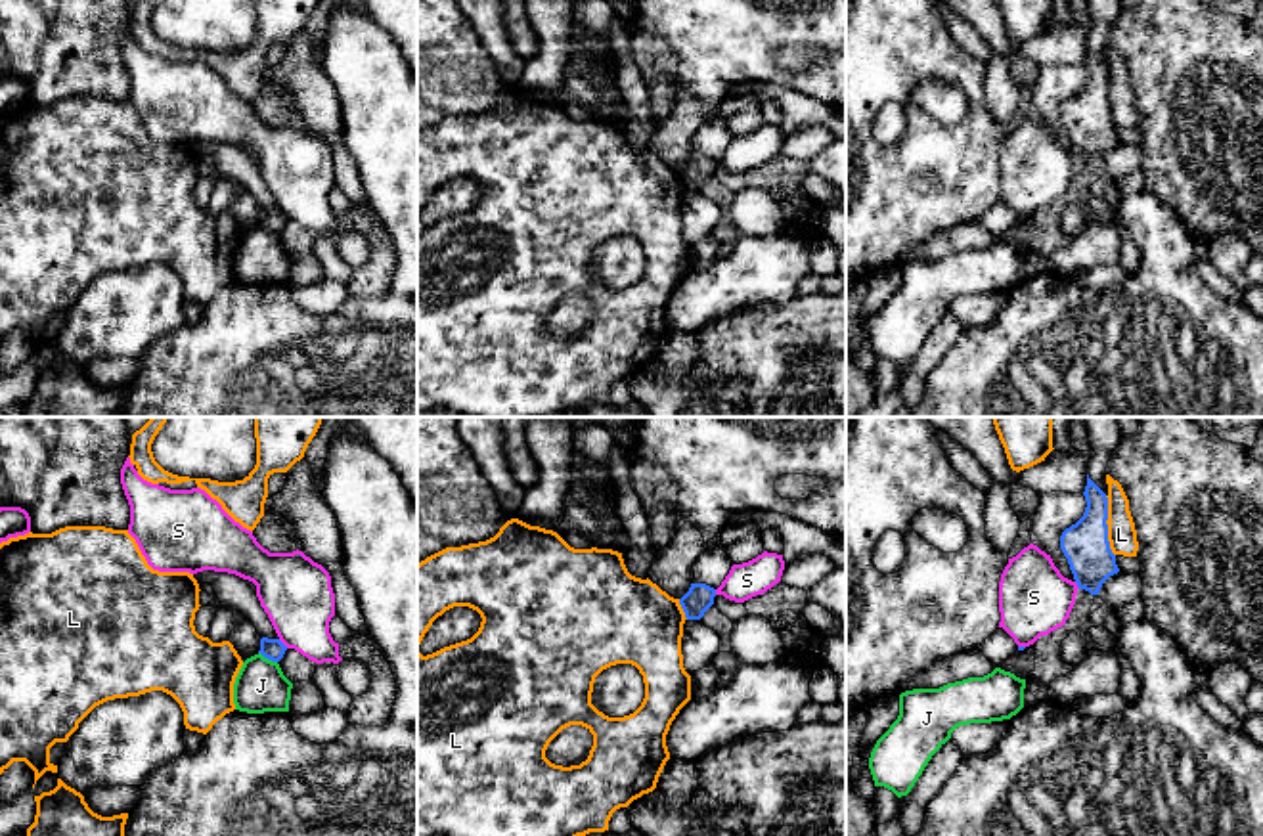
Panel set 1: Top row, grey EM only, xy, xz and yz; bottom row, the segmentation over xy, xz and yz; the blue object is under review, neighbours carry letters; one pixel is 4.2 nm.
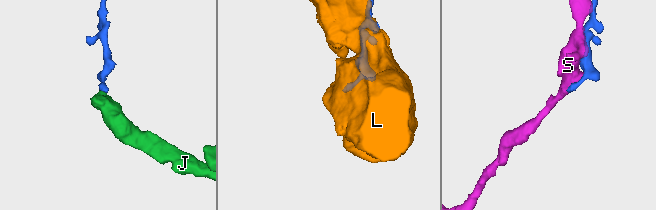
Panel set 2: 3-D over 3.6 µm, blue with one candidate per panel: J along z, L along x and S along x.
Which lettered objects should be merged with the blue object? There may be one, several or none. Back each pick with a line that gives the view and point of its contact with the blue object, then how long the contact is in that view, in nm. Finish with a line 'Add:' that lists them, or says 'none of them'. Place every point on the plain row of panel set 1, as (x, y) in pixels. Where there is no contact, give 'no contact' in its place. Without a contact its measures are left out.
Add: none of them

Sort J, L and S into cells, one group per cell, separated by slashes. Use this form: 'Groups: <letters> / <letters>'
Groups: J / L / S

